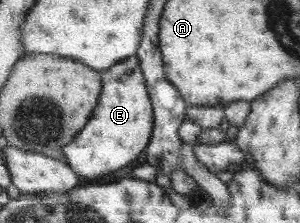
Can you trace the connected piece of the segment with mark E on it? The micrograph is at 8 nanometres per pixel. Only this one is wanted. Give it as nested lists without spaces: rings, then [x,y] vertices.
[[[128,57],[101,73],[103,92],[90,123],[72,145],[61,149],[67,164],[81,178],[104,177],[128,167],[150,145],[155,128],[155,110],[139,57]]]

